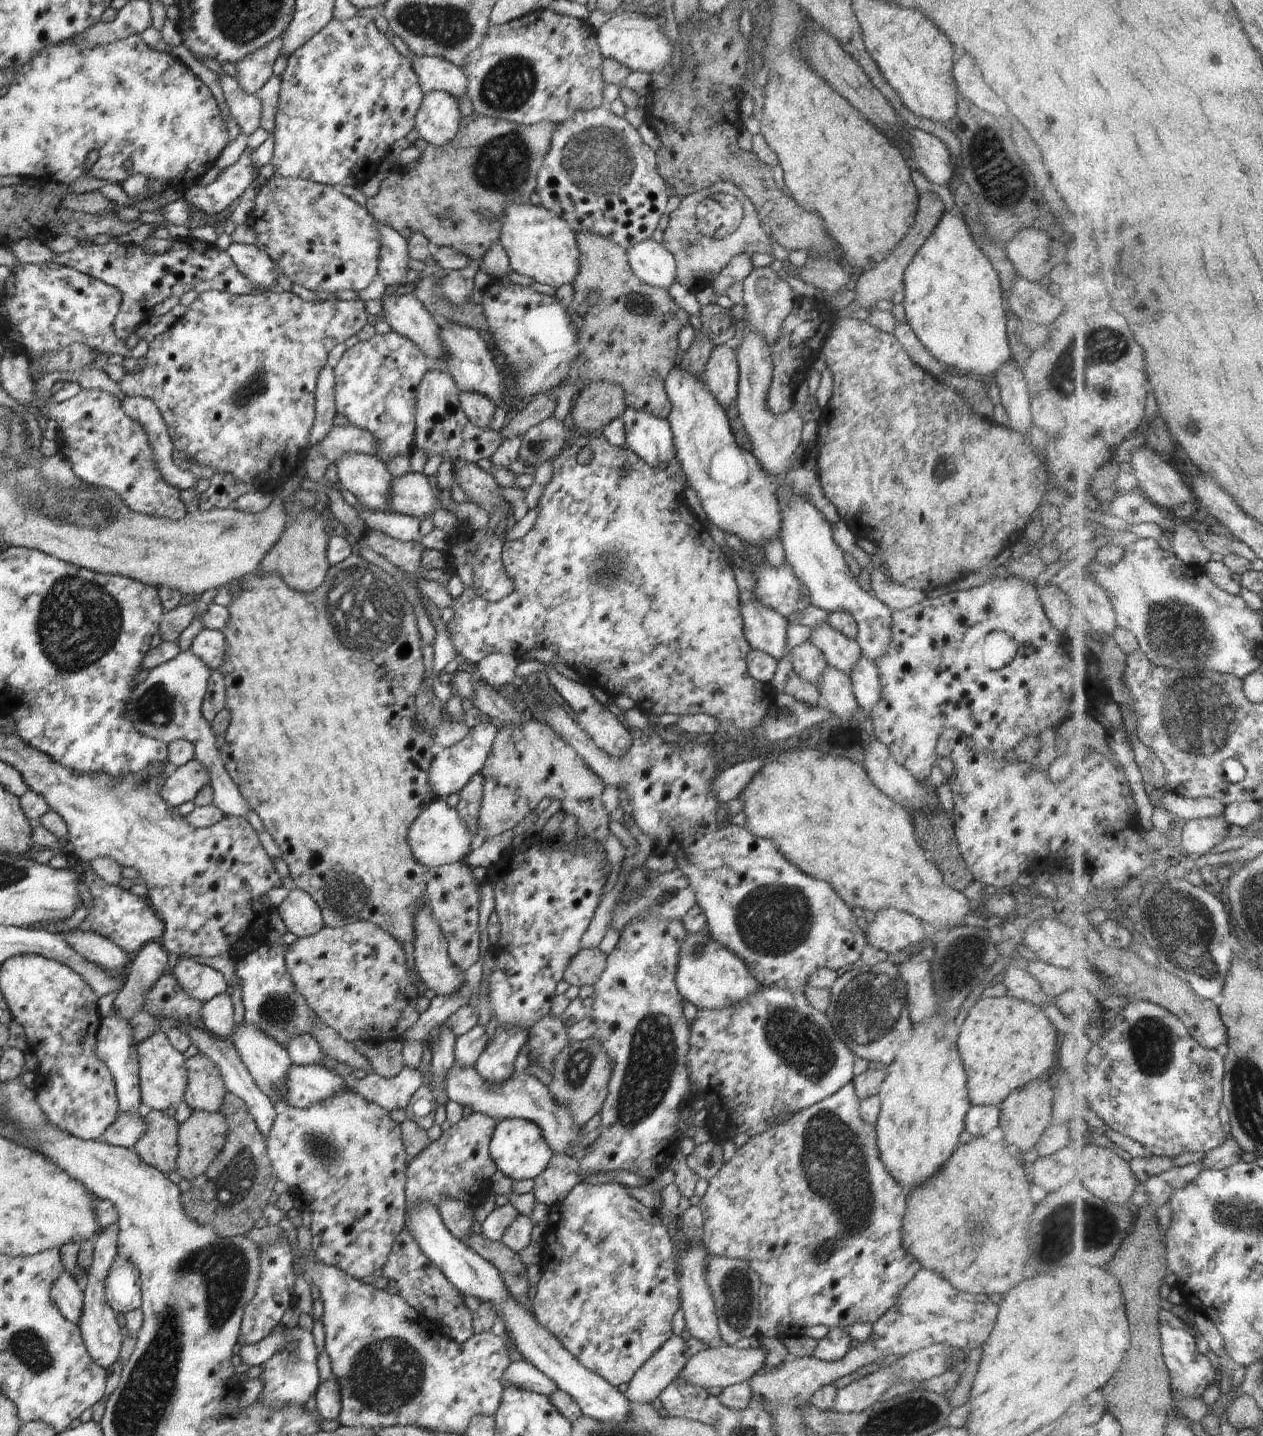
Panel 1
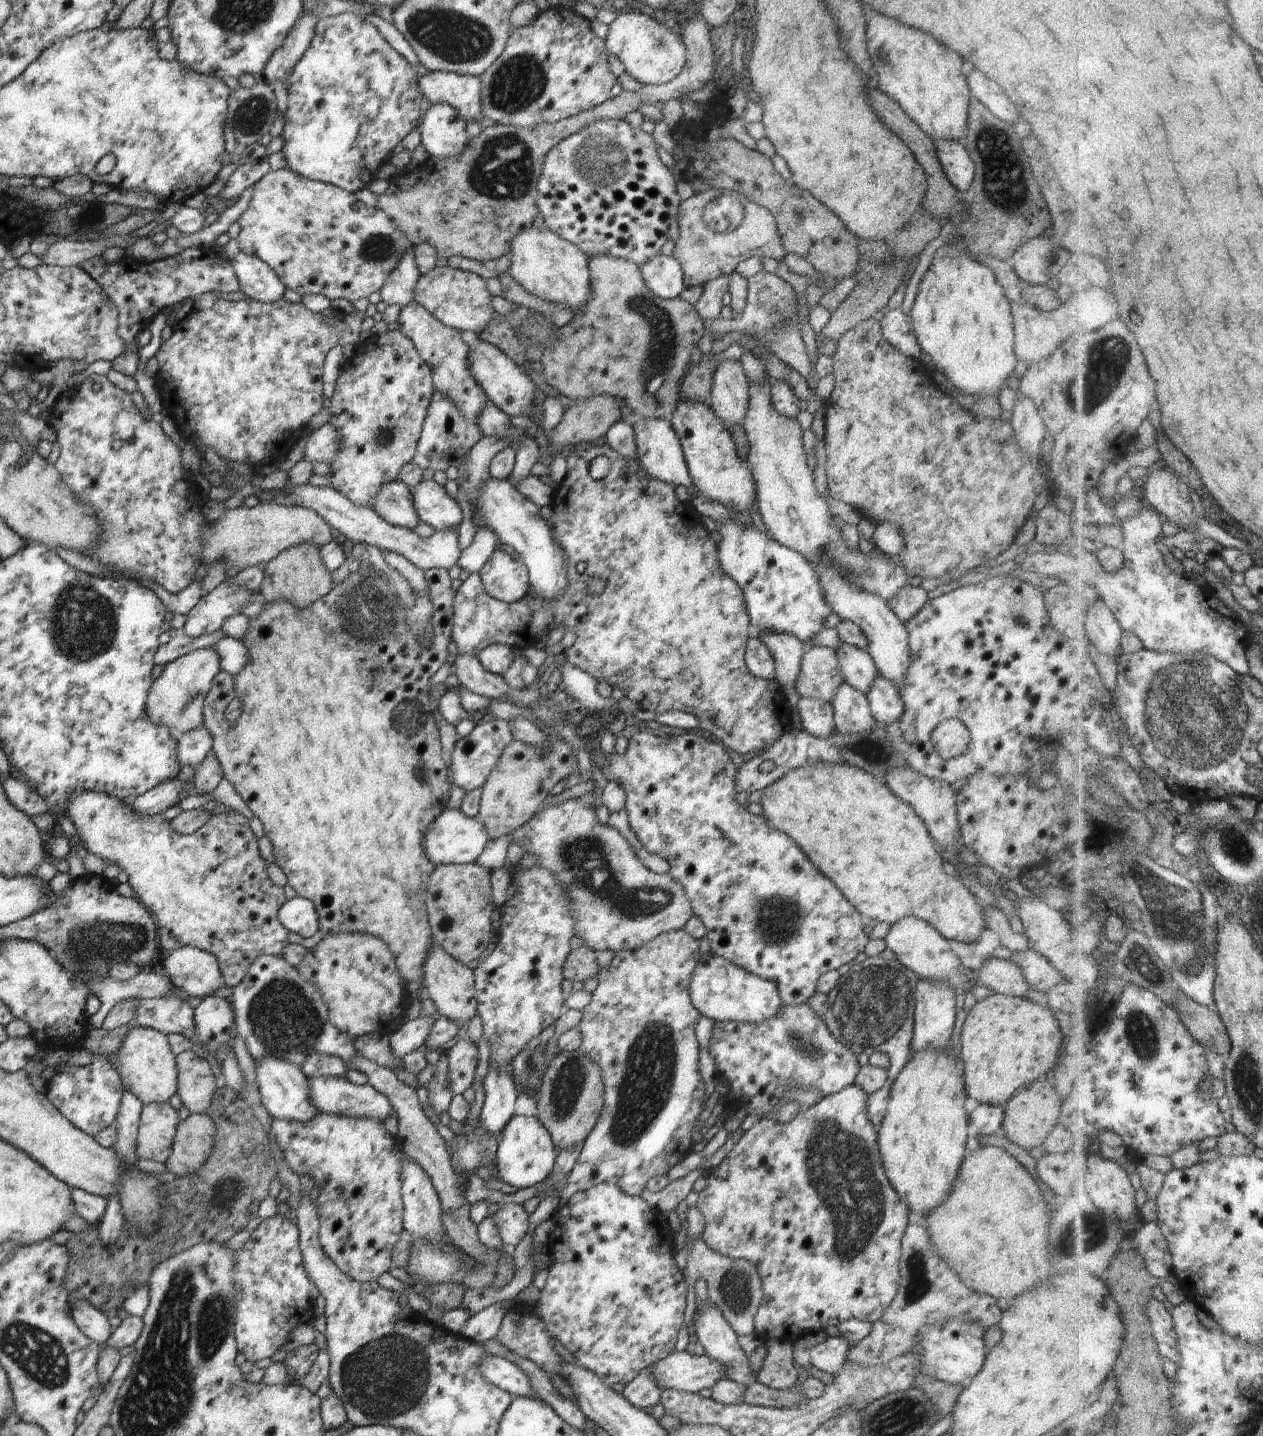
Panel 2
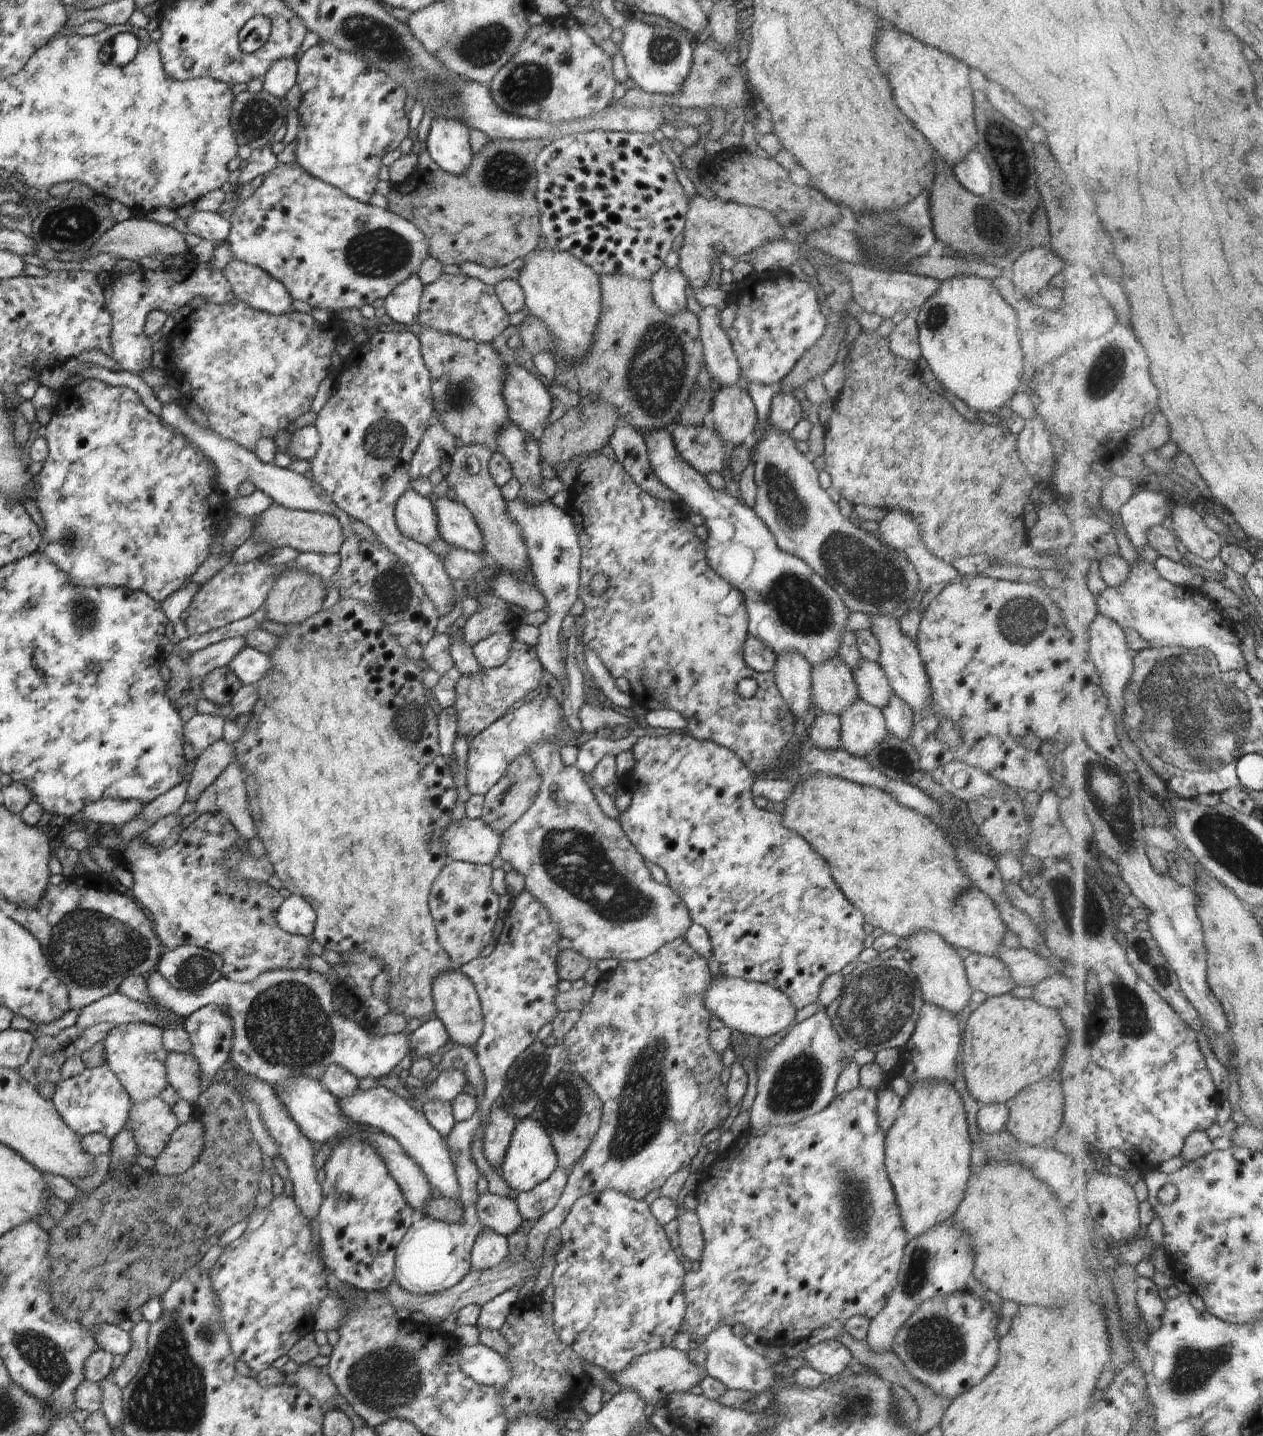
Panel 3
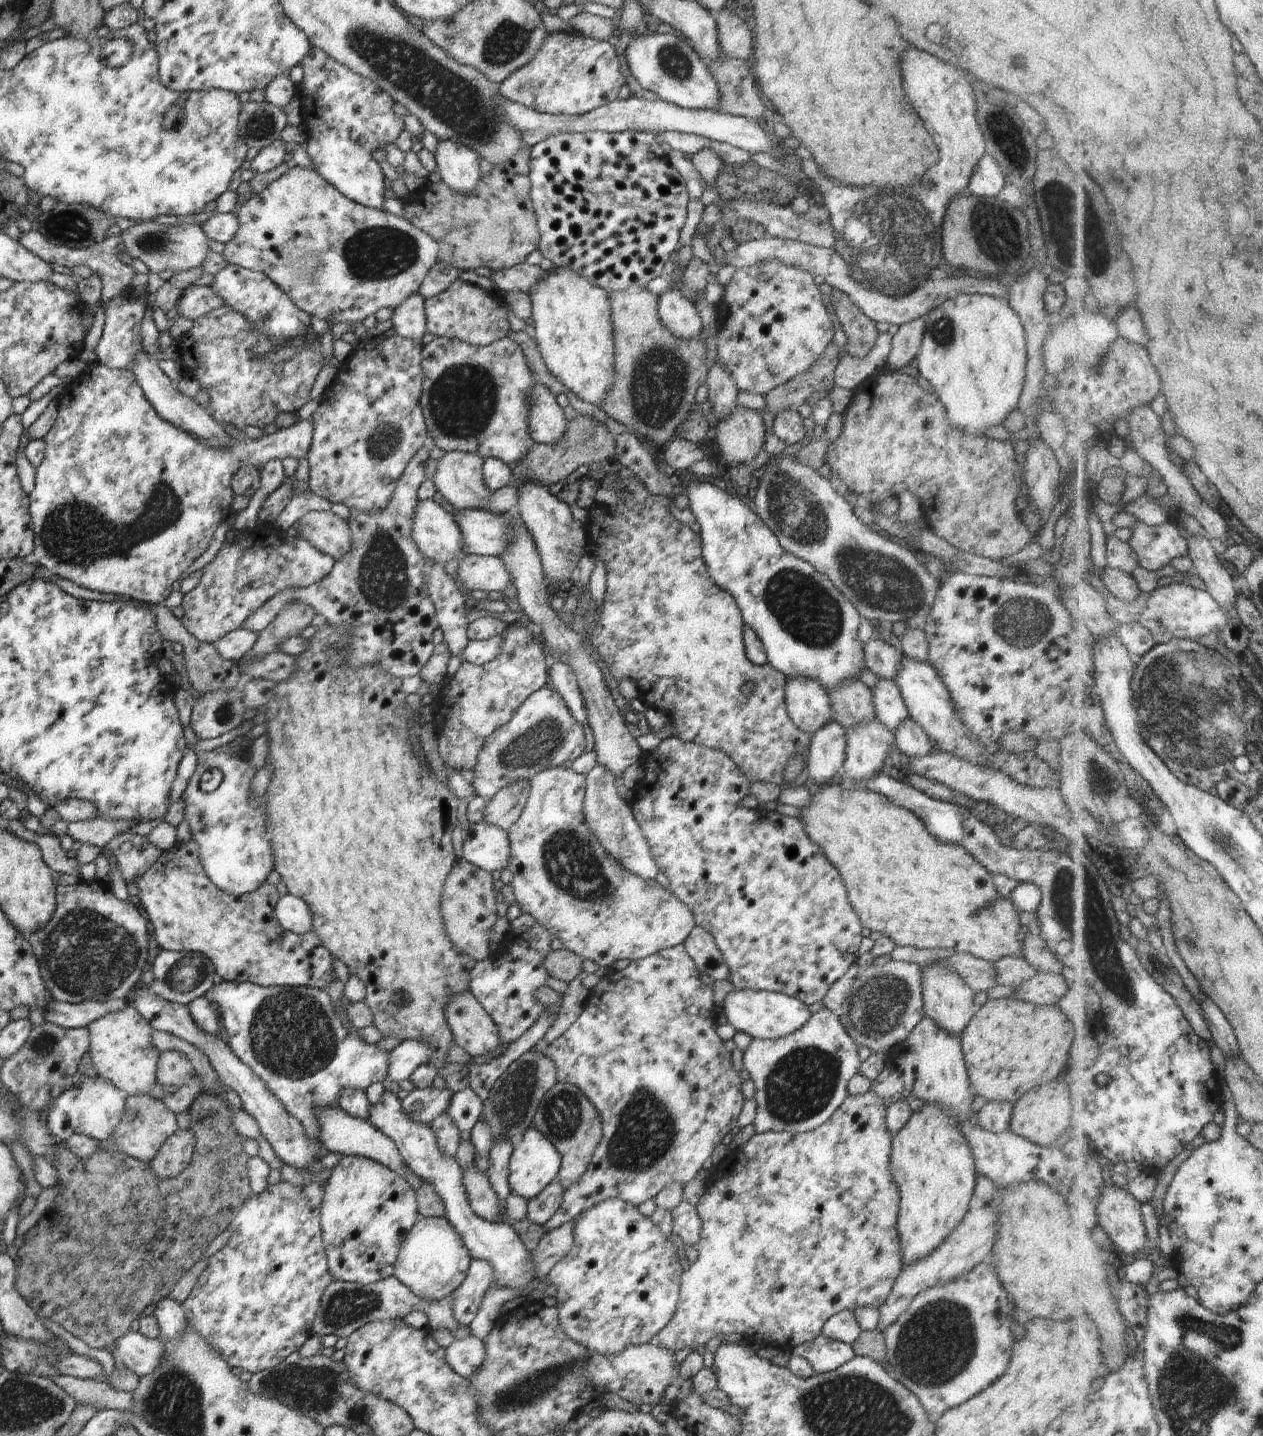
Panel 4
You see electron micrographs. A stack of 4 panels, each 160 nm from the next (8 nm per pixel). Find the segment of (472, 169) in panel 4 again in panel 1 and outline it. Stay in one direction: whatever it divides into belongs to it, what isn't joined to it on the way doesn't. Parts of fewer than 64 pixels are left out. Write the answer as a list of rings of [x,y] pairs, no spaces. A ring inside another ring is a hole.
[[[433,90],[424,95],[416,111],[415,127],[419,138],[442,146],[456,136],[461,118],[456,98],[447,92]]]

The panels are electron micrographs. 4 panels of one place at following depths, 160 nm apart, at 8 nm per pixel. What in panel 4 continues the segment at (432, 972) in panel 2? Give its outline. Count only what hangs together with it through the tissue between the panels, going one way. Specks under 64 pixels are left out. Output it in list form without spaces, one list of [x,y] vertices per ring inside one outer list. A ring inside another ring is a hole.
[[[469,991],[452,996],[444,1013],[452,1030],[454,1043],[471,1058],[500,1051],[498,1026]]]

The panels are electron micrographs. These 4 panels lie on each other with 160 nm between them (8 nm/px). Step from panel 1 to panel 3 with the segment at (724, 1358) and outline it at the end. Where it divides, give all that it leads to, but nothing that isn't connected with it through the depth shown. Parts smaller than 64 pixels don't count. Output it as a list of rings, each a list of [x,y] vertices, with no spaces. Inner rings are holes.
[[[674,1346],[664,1347],[639,1356],[623,1373],[611,1376],[622,1389],[636,1391],[645,1404],[654,1406],[659,1400],[666,1399],[673,1392],[689,1392],[703,1379],[704,1368],[696,1366],[686,1352],[675,1349]]]

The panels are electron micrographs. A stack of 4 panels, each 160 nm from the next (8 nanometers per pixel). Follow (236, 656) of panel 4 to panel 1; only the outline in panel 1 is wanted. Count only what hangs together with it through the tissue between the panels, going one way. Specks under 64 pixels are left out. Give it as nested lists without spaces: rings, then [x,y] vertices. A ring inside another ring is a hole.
[[[189,650],[178,653],[168,662],[154,667],[144,682],[132,688],[125,706],[125,716],[136,732],[150,738],[167,743],[178,739],[191,742],[195,748],[195,758],[209,770],[213,804],[225,815],[245,818],[251,810],[250,805],[226,772],[219,751],[220,739],[213,733],[201,711],[210,673],[204,662]]]

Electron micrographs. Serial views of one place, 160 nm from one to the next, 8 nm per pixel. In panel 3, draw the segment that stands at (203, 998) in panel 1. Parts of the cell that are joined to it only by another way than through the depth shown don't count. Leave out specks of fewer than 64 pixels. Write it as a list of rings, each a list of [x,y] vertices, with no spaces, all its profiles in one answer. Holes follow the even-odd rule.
[[[184,945],[162,953],[154,970],[177,989],[198,992],[223,976],[223,958],[194,945]]]

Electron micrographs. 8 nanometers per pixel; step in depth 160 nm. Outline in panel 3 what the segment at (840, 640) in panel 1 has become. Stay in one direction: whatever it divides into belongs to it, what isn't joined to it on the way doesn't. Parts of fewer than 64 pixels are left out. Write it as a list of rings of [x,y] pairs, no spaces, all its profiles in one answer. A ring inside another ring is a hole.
[[[862,659],[858,668],[851,671],[859,698],[864,702],[884,710],[893,693],[885,672],[878,663]]]

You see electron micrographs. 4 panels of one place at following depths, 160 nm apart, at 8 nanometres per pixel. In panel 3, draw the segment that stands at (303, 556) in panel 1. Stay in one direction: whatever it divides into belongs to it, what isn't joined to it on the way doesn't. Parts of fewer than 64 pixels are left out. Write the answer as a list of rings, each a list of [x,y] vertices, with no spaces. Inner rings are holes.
[[[288,567],[282,571],[266,597],[265,618],[280,624],[293,625],[301,623],[304,619],[315,615],[324,604],[327,590],[324,588],[324,580],[319,576],[310,574],[304,569],[298,567]]]

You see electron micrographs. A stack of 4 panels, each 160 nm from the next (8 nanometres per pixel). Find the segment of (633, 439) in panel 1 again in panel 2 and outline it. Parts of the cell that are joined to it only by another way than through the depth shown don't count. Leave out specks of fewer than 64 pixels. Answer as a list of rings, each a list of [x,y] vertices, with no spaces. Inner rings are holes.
[[[640,419],[632,426],[635,432],[636,454],[642,470],[650,477],[673,484],[674,486],[686,486],[693,497],[699,495],[699,491],[693,485],[689,476],[688,467],[683,457],[683,450],[678,440],[678,435],[671,423],[664,419]]]

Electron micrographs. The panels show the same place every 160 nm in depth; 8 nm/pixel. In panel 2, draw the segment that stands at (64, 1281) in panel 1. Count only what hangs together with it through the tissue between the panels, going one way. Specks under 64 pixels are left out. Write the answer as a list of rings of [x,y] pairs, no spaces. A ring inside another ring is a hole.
[[[86,1301],[75,1302],[71,1306],[70,1314],[82,1334],[99,1345],[106,1344],[112,1330],[108,1314]]]

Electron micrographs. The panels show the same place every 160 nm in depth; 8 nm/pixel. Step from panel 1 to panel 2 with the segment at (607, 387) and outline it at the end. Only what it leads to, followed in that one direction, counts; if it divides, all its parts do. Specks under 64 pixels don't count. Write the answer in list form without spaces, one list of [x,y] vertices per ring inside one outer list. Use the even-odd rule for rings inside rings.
[[[609,394],[577,399],[574,405],[565,409],[551,443],[560,450],[568,444],[581,447],[602,442],[608,429],[620,420],[620,402]]]

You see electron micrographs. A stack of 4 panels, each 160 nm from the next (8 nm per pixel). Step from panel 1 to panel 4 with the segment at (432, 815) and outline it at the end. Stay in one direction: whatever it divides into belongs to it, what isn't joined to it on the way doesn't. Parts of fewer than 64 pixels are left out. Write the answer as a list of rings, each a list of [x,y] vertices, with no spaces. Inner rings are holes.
[[[481,821],[480,823],[470,823],[468,828],[463,828],[462,835],[465,836],[462,840],[463,860],[490,874],[507,868],[511,849],[506,831]]]

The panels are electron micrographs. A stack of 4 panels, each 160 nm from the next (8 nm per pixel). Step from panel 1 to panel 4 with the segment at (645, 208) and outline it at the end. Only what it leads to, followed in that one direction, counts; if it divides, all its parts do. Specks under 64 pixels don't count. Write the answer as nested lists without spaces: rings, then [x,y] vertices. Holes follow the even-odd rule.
[[[586,131],[548,137],[530,148],[529,179],[541,237],[537,250],[544,259],[556,267],[572,269],[608,293],[646,287],[648,282],[662,276],[664,264],[677,250],[690,195],[685,180],[674,170],[655,134]]]

